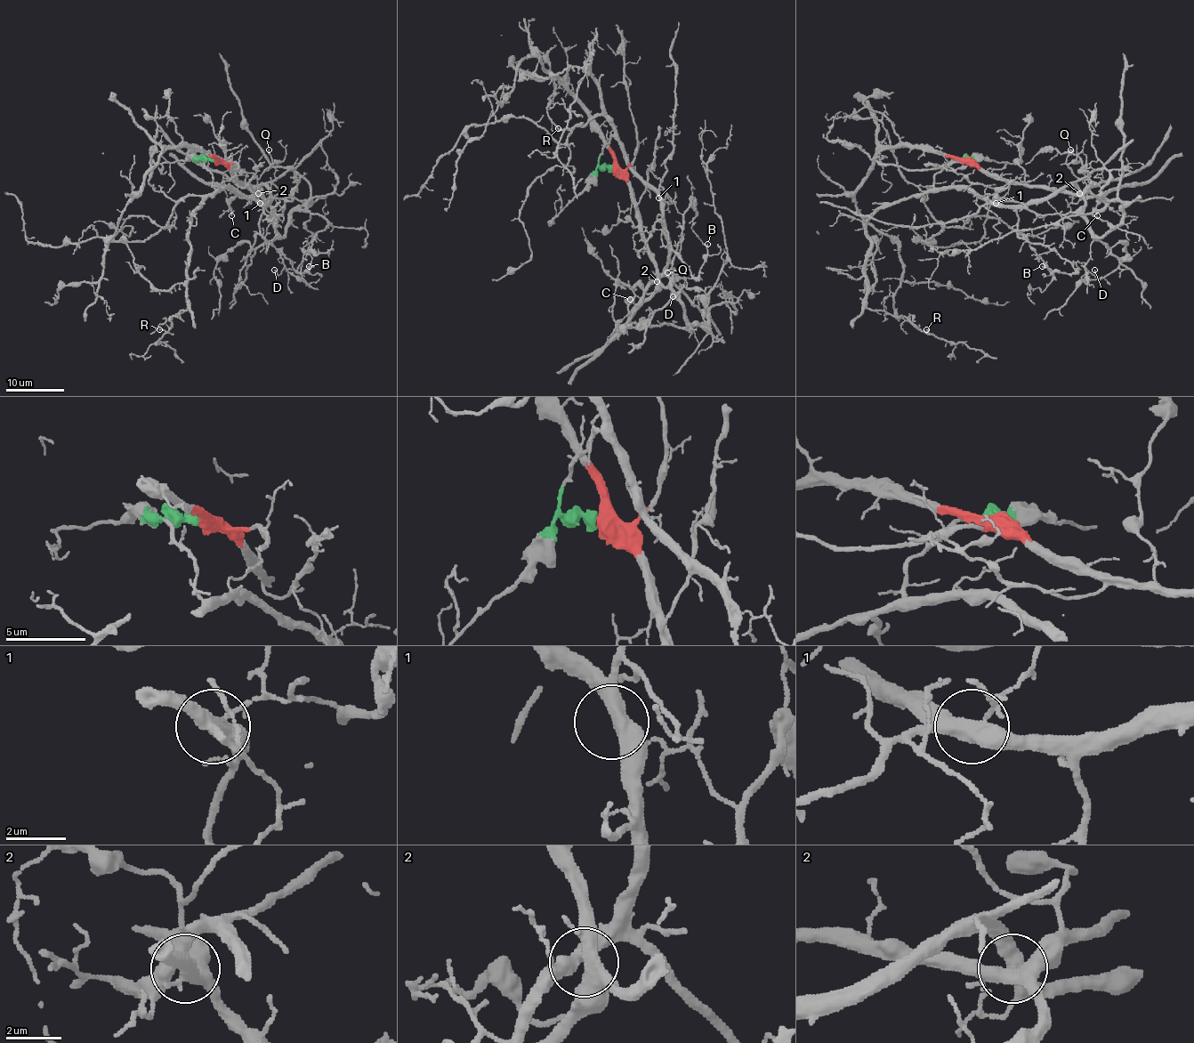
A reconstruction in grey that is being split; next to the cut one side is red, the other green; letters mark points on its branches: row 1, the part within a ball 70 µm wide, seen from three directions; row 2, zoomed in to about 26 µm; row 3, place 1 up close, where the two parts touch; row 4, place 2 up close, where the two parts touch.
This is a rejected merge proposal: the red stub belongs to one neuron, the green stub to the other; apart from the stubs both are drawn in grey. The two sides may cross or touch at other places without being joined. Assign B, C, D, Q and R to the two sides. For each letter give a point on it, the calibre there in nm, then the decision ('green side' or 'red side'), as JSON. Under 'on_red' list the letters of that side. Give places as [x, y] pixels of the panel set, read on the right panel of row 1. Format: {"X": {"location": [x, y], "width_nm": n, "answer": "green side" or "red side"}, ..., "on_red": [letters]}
{"B": {"location": [1042, 266], "width_nm": 140, "answer": "green side"}, "C": {"location": [1097, 215], "width_nm": 150, "answer": "green side"}, "D": {"location": [1094, 270], "width_nm": 80, "answer": "red side"}, "Q": {"location": [1070, 149], "width_nm": 90, "answer": "red side"}, "R": {"location": [926, 329], "width_nm": 120, "answer": "green side"}, "on_red": ["D", "Q"]}

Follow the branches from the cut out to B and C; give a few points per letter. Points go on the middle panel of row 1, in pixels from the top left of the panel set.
B: (611, 168), (599, 164), (611, 134), (626, 162), (657, 193), (658, 221), (694, 277), (707, 244)
C: (611, 168), (599, 164), (611, 134), (626, 164), (659, 200), (668, 248), (664, 273), (642, 296), (631, 299)

